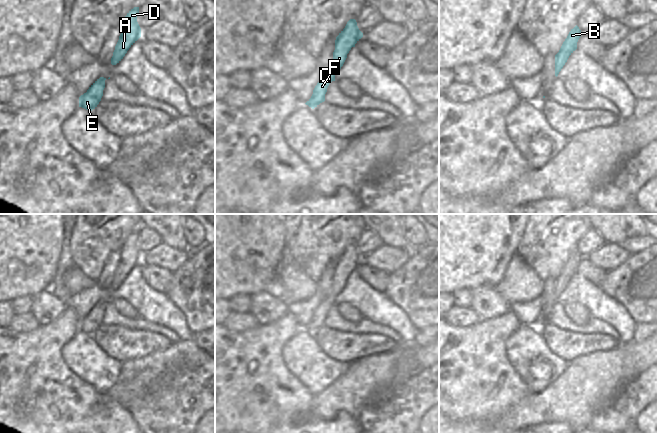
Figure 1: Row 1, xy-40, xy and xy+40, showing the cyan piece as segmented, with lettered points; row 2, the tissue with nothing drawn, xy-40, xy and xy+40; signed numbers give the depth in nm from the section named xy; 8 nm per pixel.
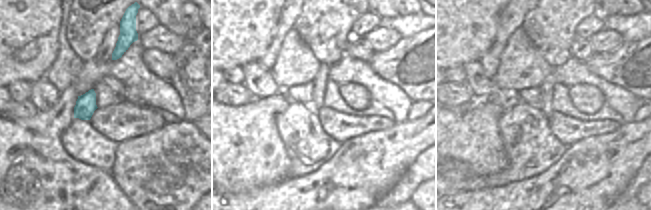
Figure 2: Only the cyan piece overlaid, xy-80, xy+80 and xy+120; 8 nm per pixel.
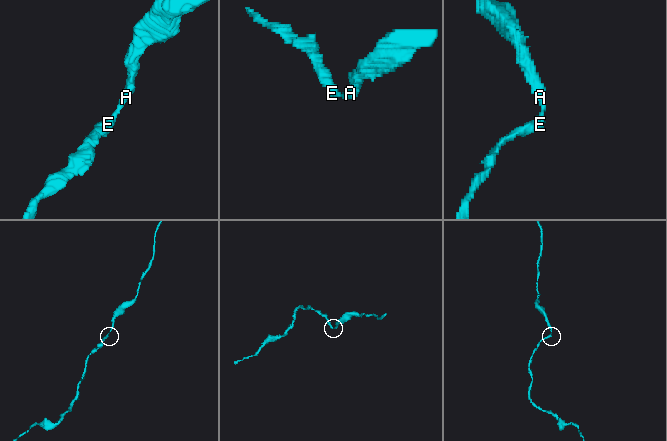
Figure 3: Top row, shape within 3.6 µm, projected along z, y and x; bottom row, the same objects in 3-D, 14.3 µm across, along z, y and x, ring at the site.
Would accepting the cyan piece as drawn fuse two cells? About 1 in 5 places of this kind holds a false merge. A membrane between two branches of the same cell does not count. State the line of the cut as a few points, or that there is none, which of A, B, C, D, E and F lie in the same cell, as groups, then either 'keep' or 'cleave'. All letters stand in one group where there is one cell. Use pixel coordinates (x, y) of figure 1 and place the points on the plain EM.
no cut | A B C D E F | keep

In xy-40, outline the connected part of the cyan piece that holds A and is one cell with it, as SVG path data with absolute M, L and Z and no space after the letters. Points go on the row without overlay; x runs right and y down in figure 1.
M134 231L125 240L121 248L121 258L111 282L112 289L119 287L129 272L141 261L141 252L137 246L138 238L139 231Z

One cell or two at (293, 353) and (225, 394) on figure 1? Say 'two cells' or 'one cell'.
two cells

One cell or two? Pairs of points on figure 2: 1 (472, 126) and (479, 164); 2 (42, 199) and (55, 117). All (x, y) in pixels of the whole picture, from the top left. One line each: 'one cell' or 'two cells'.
1: one cell
2: one cell

